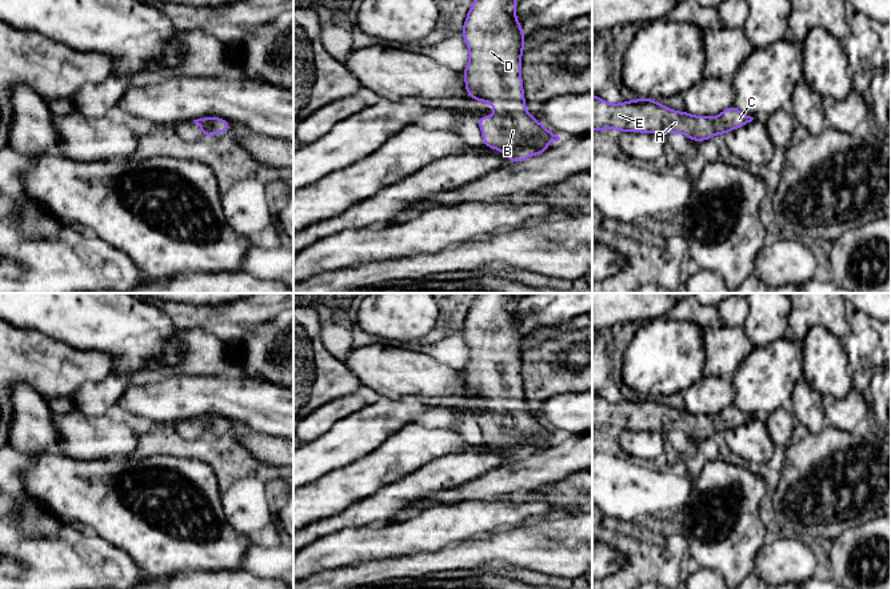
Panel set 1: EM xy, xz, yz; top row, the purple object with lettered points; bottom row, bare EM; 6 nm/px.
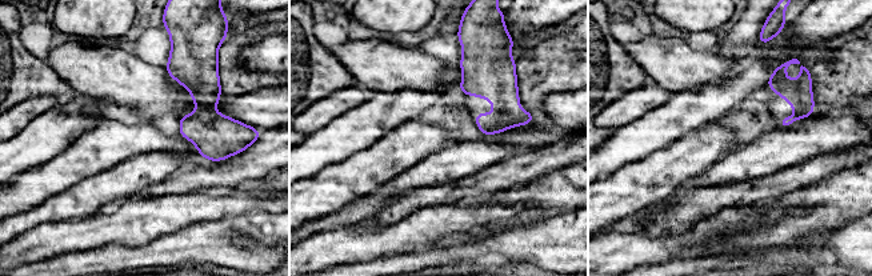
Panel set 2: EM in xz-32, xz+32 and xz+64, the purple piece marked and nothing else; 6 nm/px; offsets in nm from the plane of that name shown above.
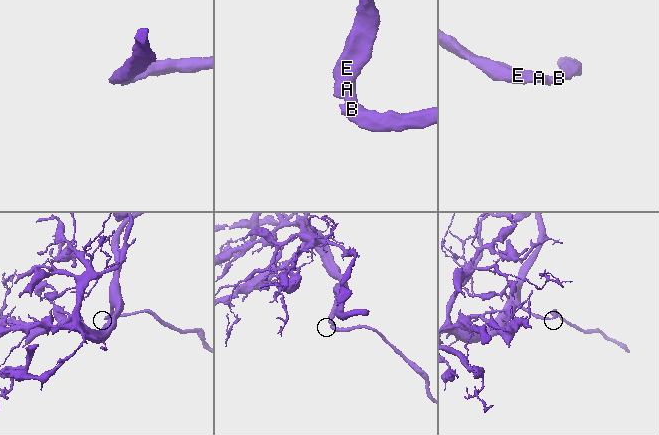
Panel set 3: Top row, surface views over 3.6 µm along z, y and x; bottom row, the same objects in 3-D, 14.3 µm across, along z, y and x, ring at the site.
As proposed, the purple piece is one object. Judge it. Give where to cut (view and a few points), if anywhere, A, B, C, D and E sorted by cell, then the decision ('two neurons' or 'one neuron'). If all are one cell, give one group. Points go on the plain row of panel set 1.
no cut; A B C D E; one neuron

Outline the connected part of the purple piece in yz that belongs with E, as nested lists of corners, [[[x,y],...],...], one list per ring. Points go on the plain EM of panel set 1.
[[[592,393],[592,430],[608,426],[662,434],[678,430],[694,440],[704,440],[715,436],[716,432],[722,434],[752,418],[754,416],[740,410],[735,404],[711,417],[692,414],[684,409],[678,410],[651,397],[635,397],[614,404]]]

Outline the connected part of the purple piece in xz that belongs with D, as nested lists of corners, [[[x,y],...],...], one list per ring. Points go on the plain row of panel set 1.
[[[478,293],[462,329],[470,348],[463,370],[467,392],[472,398],[487,400],[496,408],[494,414],[478,416],[483,444],[502,449],[511,462],[544,452],[550,441],[560,438],[527,410],[522,380],[522,352],[527,338],[515,313],[518,301],[514,293]]]

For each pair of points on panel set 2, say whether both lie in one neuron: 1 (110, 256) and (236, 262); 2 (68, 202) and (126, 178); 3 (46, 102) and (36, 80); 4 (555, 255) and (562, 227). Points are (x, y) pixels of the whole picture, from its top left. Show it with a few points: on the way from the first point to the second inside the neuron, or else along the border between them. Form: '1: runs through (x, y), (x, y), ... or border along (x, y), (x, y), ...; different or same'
1: runs through (142, 256), (156, 252), (204, 252); same
2: runs through (83, 199), (111, 186); same
3: border along (56, 94), (30, 98), (14, 107); different
4: runs through (556, 248), (562, 242), (562, 234); same

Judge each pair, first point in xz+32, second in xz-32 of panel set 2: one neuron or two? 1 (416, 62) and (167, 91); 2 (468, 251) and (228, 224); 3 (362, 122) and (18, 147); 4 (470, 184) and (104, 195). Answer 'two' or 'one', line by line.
1: one
2: one
3: one
4: two

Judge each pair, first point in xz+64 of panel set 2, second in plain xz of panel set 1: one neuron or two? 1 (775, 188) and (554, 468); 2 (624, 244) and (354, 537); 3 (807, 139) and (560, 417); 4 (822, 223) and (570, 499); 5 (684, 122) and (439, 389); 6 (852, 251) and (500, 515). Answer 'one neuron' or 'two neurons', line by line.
1: one neuron
2: one neuron
3: two neurons
4: one neuron
5: two neurons
6: two neurons

